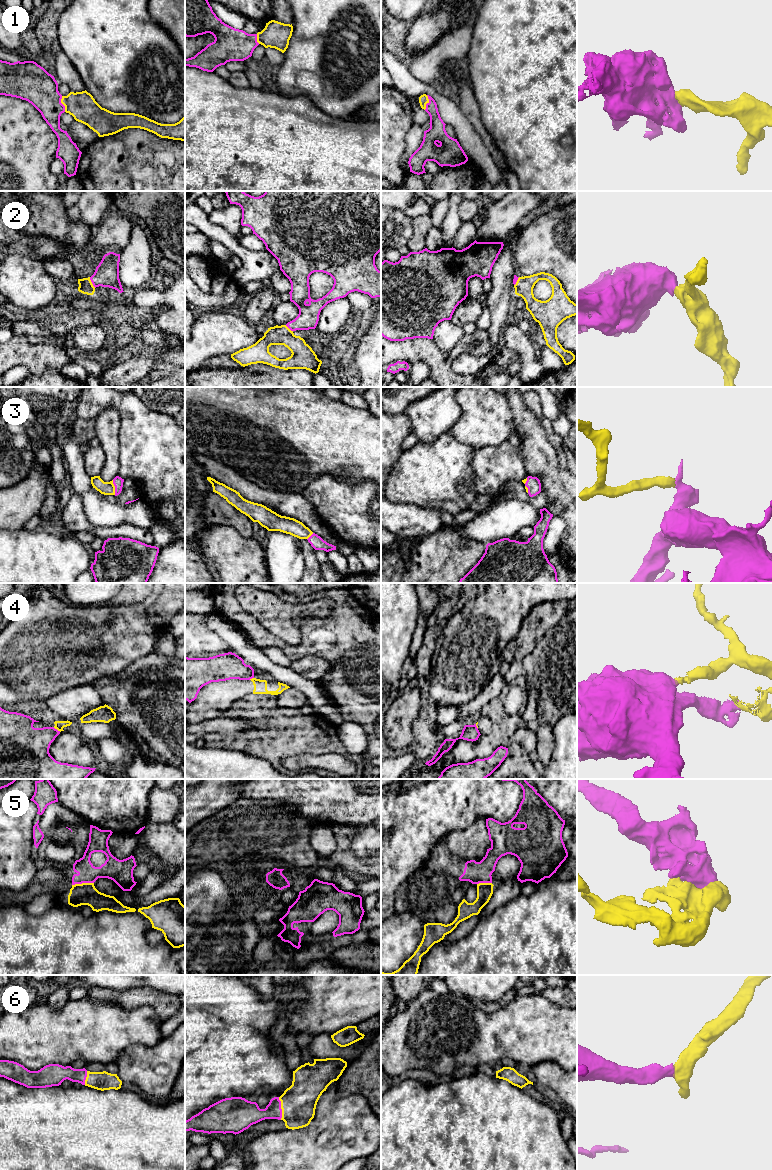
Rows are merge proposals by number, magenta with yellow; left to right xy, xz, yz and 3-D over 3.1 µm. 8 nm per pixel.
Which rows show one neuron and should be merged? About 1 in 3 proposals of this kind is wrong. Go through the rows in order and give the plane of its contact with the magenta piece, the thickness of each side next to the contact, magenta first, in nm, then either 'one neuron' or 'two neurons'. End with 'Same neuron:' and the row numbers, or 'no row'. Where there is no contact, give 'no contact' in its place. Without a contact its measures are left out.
1: xy | 280/220 nm | one neuron
2: xy | 190/110 nm | one neuron
3: xy | 80/110 nm | one neuron
4: xy | 300/80 nm | two neurons
5: xy | 160/180 nm | two neurons
6: xz | 170/280 nm | one neuron
Same neuron: 1, 2, 3, 6

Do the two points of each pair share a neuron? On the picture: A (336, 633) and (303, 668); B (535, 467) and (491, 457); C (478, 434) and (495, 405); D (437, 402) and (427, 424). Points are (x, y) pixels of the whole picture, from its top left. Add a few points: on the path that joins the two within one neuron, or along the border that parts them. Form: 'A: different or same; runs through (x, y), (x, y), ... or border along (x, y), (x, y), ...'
A: different; border along (292, 661), (315, 655), (324, 658), (331, 667)
B: different; border along (520, 442), (519, 454), (523, 458), (528, 475)
C: same; runs through (479, 427), (492, 412)
D: same; runs through (437, 407), (437, 412), (430, 419)

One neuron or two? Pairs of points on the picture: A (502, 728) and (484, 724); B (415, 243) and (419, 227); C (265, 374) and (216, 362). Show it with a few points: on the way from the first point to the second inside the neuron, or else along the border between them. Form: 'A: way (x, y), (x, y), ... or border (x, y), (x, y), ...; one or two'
A: border (492, 726), (492, 729), (487, 734), (481, 735); two
B: way (418, 239), (419, 231); one
C: border (242, 366), (238, 368), (215, 367); two

